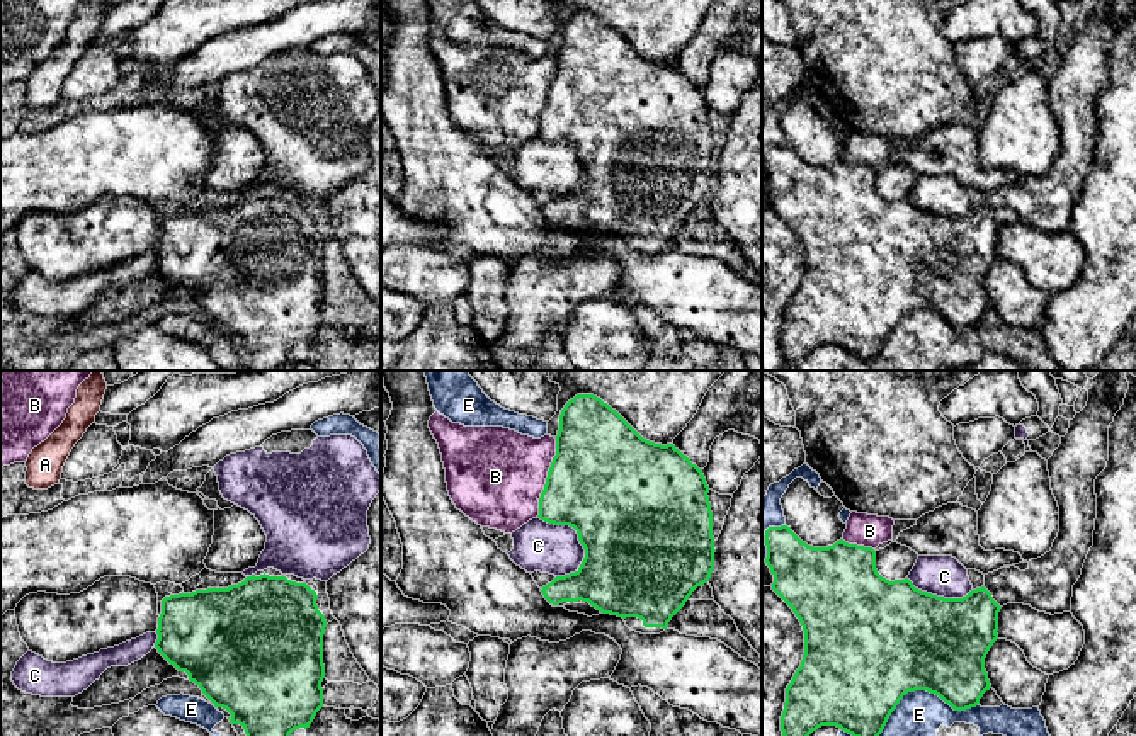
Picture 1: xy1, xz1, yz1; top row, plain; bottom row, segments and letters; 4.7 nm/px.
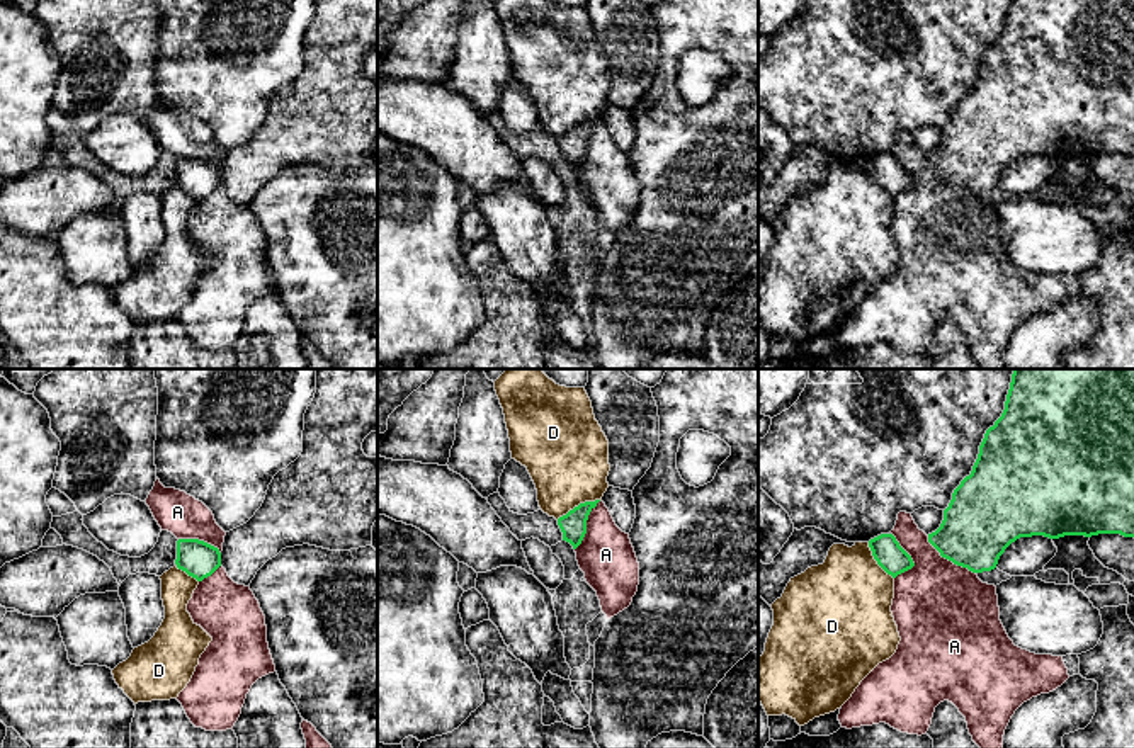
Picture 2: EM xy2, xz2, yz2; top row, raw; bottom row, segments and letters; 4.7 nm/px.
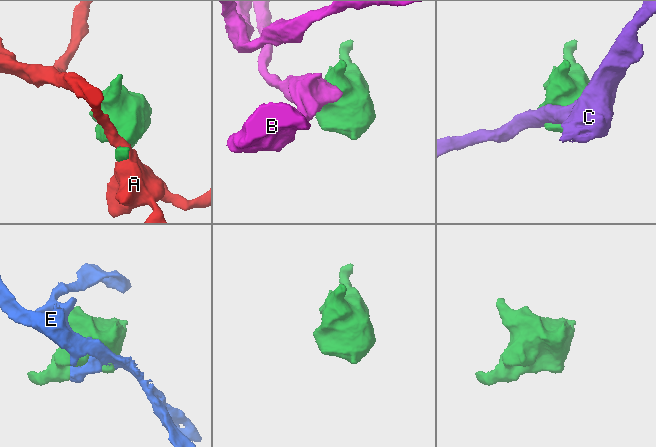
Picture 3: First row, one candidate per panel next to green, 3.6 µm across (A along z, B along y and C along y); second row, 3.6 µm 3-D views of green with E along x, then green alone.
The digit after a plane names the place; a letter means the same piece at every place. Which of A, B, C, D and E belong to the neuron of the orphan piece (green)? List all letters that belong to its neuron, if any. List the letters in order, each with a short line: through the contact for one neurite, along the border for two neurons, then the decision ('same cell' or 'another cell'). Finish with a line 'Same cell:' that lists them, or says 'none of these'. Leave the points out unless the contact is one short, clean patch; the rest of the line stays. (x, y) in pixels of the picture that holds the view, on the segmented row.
A: another cell
B: another cell
C: another cell
D: xz2 (599, 498), (580, 502), (556, 519) | another cell
E: another cell
Same cell: none of these

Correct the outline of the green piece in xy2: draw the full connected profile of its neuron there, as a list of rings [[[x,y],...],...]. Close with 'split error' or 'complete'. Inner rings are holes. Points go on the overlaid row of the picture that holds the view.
[[[179,539],[175,564],[189,576],[202,581],[221,566],[221,552],[199,539]]]; complete

